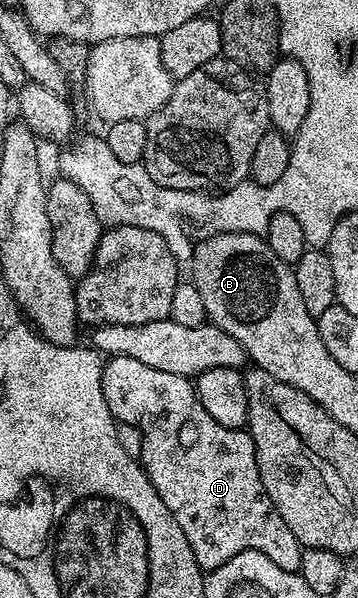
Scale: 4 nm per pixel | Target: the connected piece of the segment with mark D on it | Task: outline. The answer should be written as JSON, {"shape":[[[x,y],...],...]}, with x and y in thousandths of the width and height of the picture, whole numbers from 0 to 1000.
{"shape":[[[358,594],[310,597],[288,609],[285,645],[321,704],[391,721],[391,776],[447,834],[458,834],[458,848],[480,855],[480,868],[503,875],[503,888],[514,888],[514,901],[525,901],[525,915],[536,915],[536,928],[547,928],[547,941],[564,953],[615,948],[637,941],[648,928],[701,918],[749,928],[749,935],[793,948],[793,955],[832,957],[846,915],[740,824],[726,781],[715,781],[715,747],[687,717],[640,717],[603,707],[603,701],[570,687],[570,674],[559,674],[534,632],[413,614],[391,607],[391,600],[363,600]]]}

